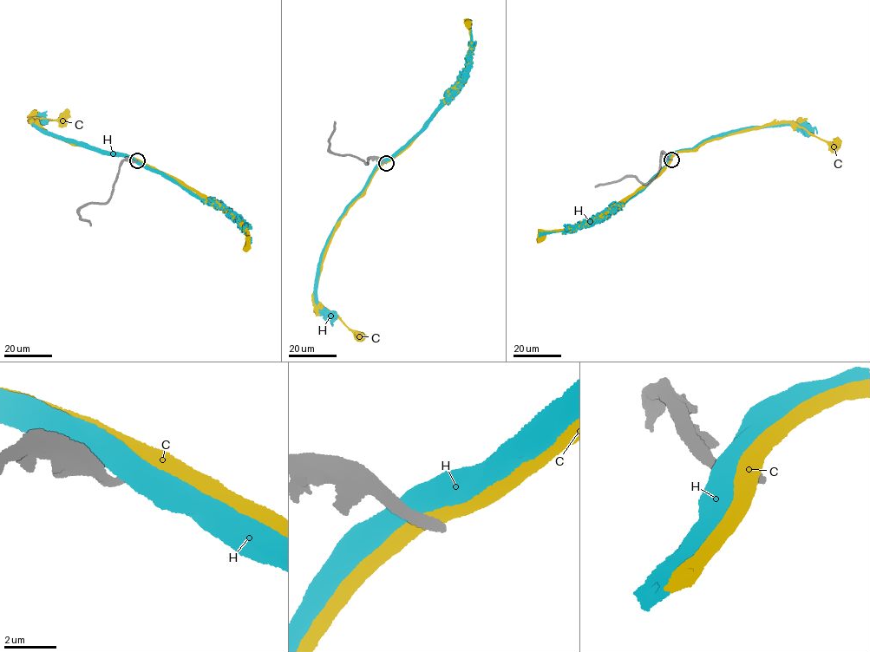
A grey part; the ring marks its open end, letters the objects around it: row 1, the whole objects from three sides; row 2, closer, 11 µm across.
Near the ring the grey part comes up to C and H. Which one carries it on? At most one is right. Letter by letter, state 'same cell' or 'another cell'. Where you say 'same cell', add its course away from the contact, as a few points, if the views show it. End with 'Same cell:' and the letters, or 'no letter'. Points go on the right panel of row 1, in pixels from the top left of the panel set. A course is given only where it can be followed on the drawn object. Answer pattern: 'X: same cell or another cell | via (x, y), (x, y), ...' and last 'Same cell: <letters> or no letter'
C: another cell
H: another cell
Same cell: no letter

